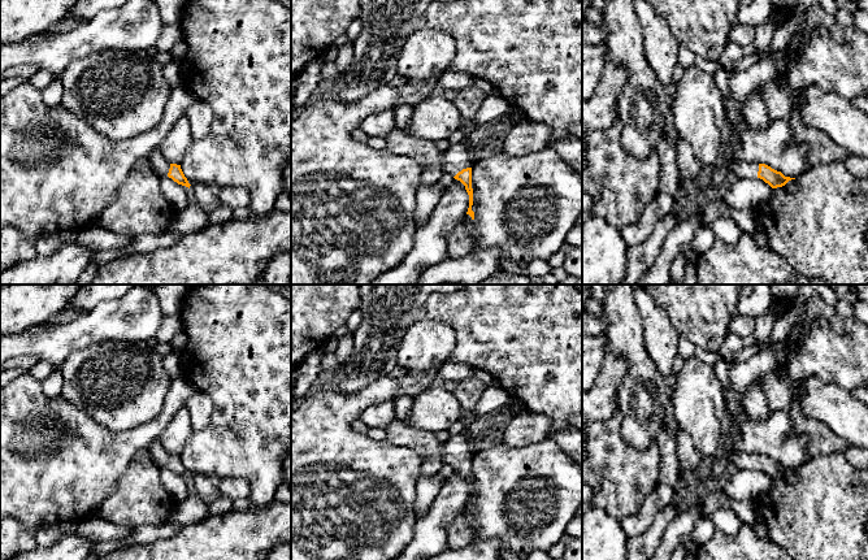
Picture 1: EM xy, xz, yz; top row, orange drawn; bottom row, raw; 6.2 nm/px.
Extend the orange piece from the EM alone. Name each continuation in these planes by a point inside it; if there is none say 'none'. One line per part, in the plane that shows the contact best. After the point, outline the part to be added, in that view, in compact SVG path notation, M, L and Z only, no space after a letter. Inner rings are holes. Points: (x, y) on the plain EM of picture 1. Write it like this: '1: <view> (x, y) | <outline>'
1: xz (455, 450) | M464 434L452 435L448 440L442 442L442 451L446 469L453 469L463 460L472 457Z

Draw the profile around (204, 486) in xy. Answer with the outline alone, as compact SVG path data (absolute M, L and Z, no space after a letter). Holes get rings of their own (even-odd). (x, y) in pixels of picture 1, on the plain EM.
M194 474L190 477L190 483L191 490L203 496L209 503L223 496L214 478L207 477L204 474Z

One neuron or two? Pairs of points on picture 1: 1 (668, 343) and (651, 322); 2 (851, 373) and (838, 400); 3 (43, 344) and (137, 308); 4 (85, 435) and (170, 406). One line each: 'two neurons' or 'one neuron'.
1: one neuron
2: two neurons
3: one neuron
4: one neuron

